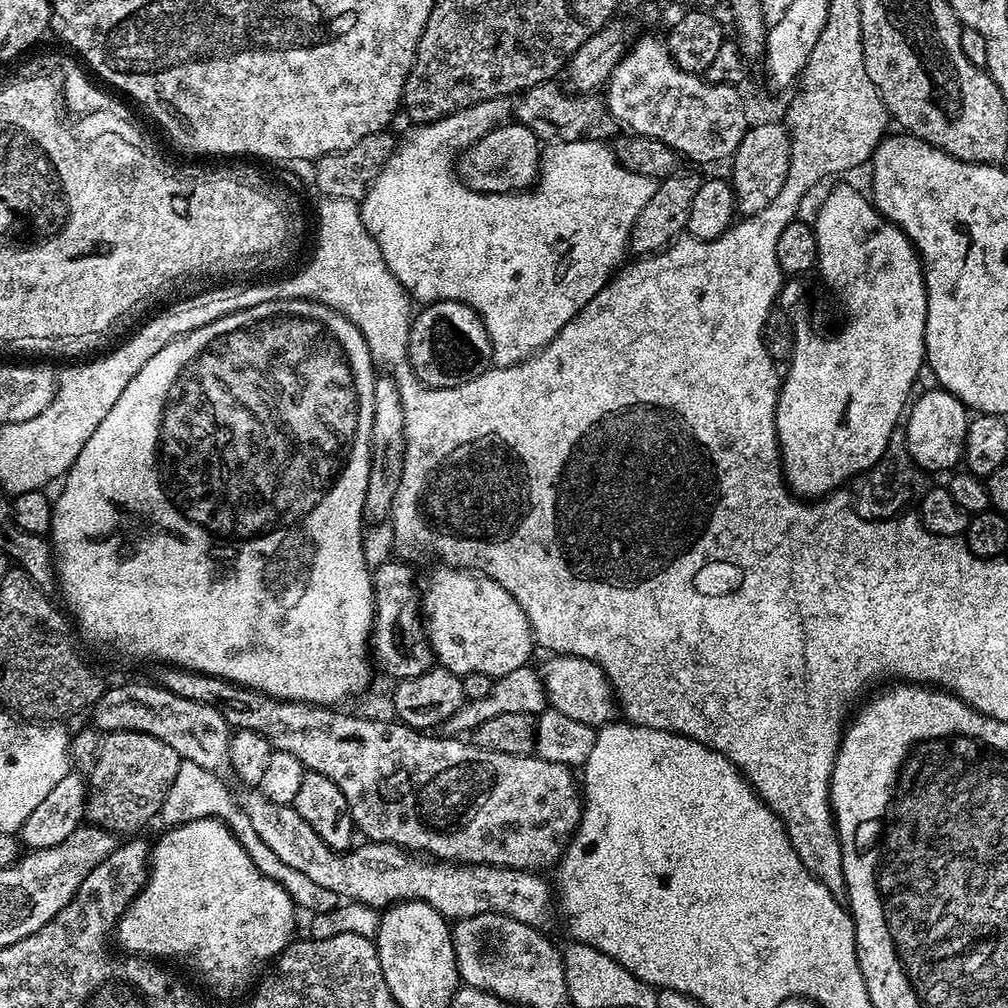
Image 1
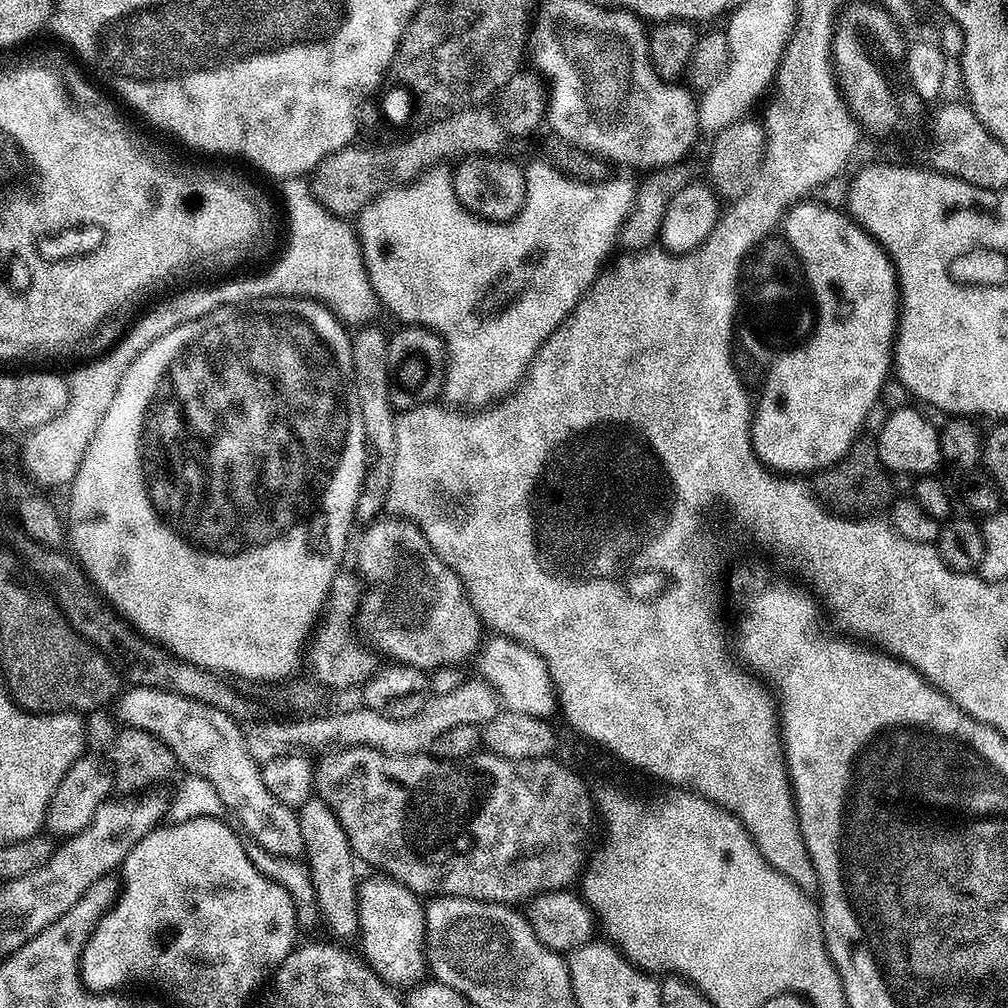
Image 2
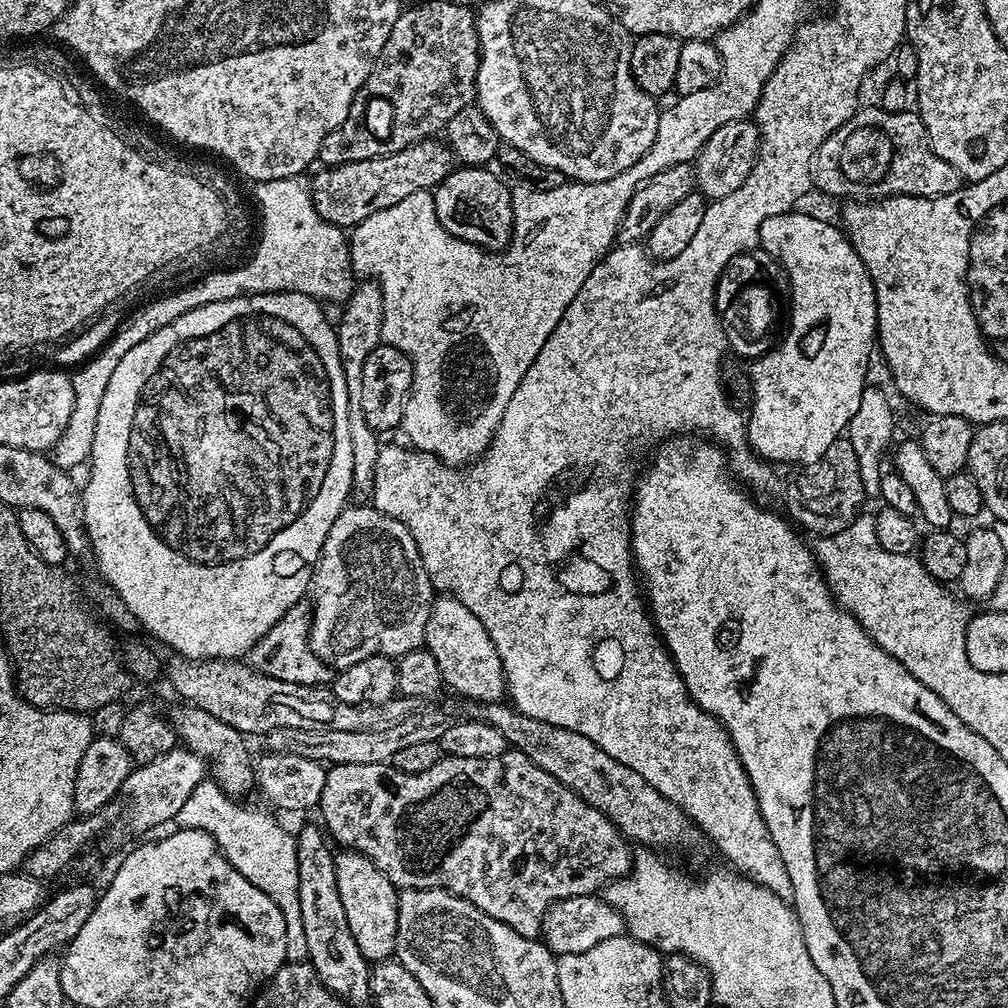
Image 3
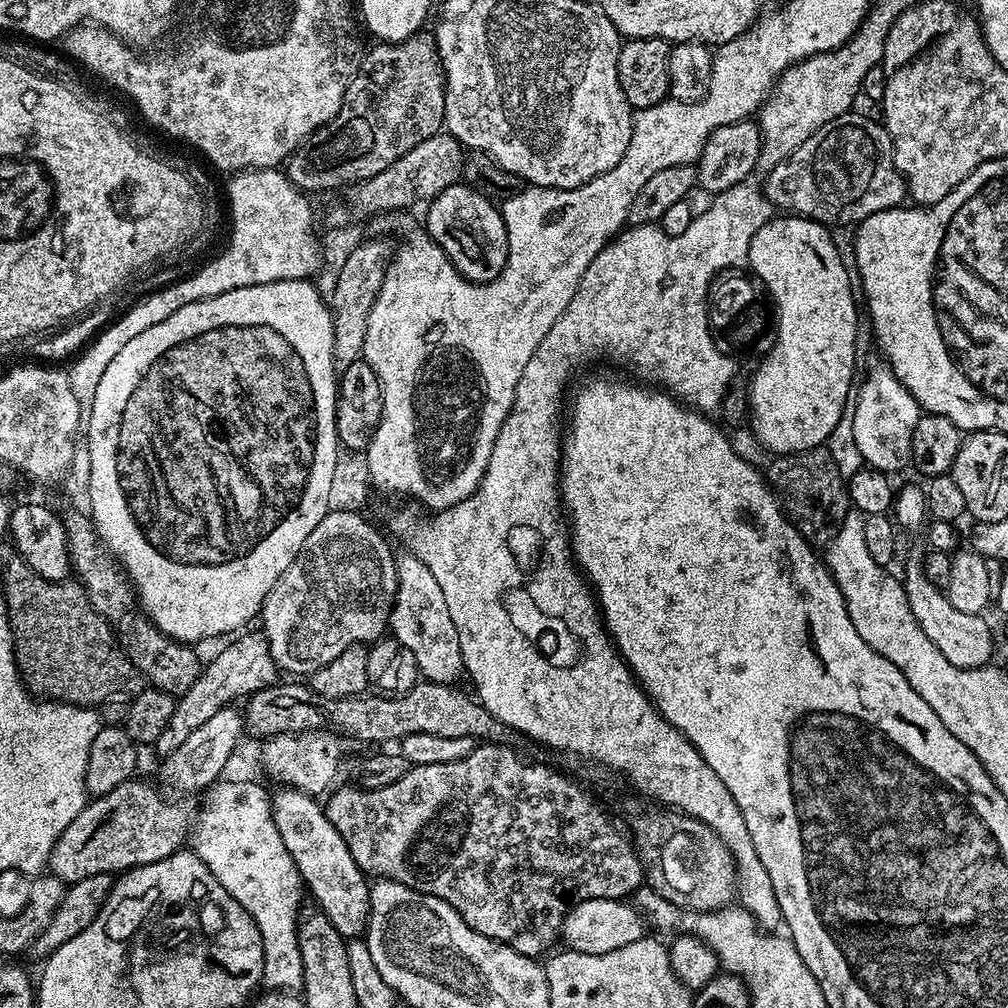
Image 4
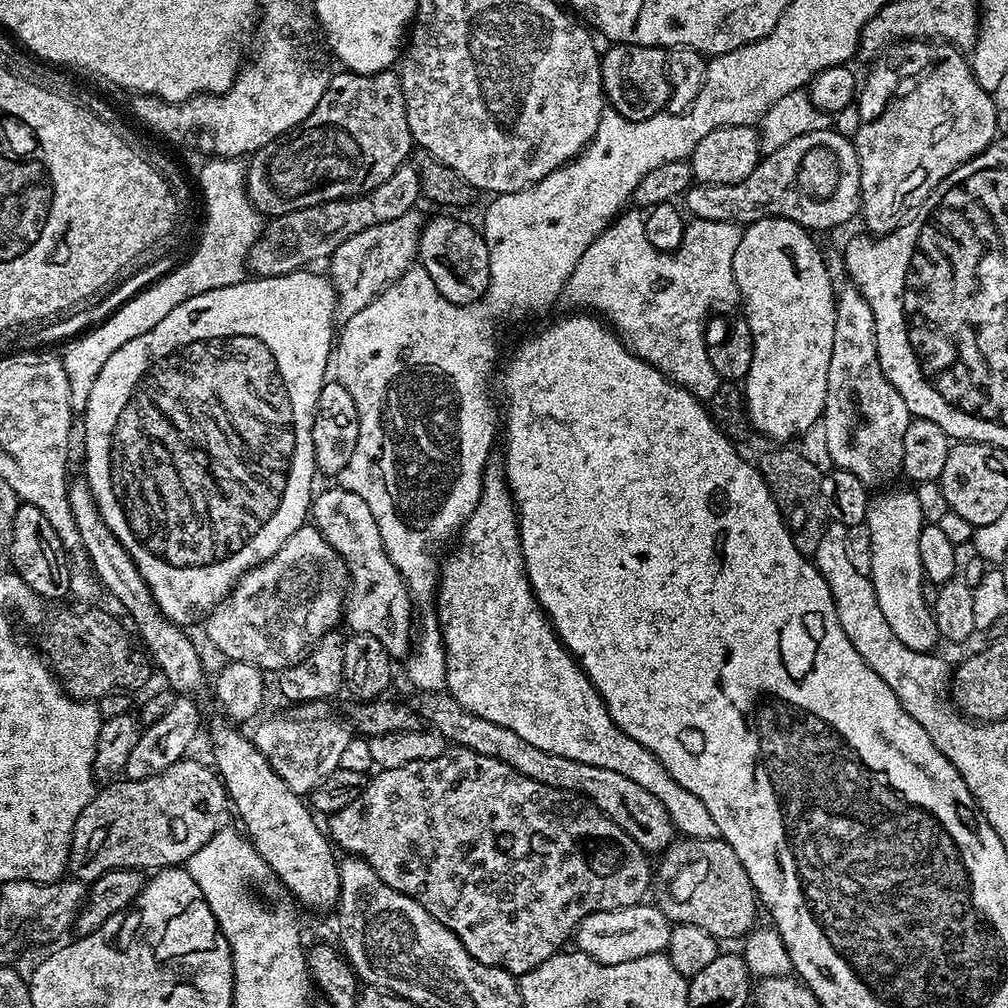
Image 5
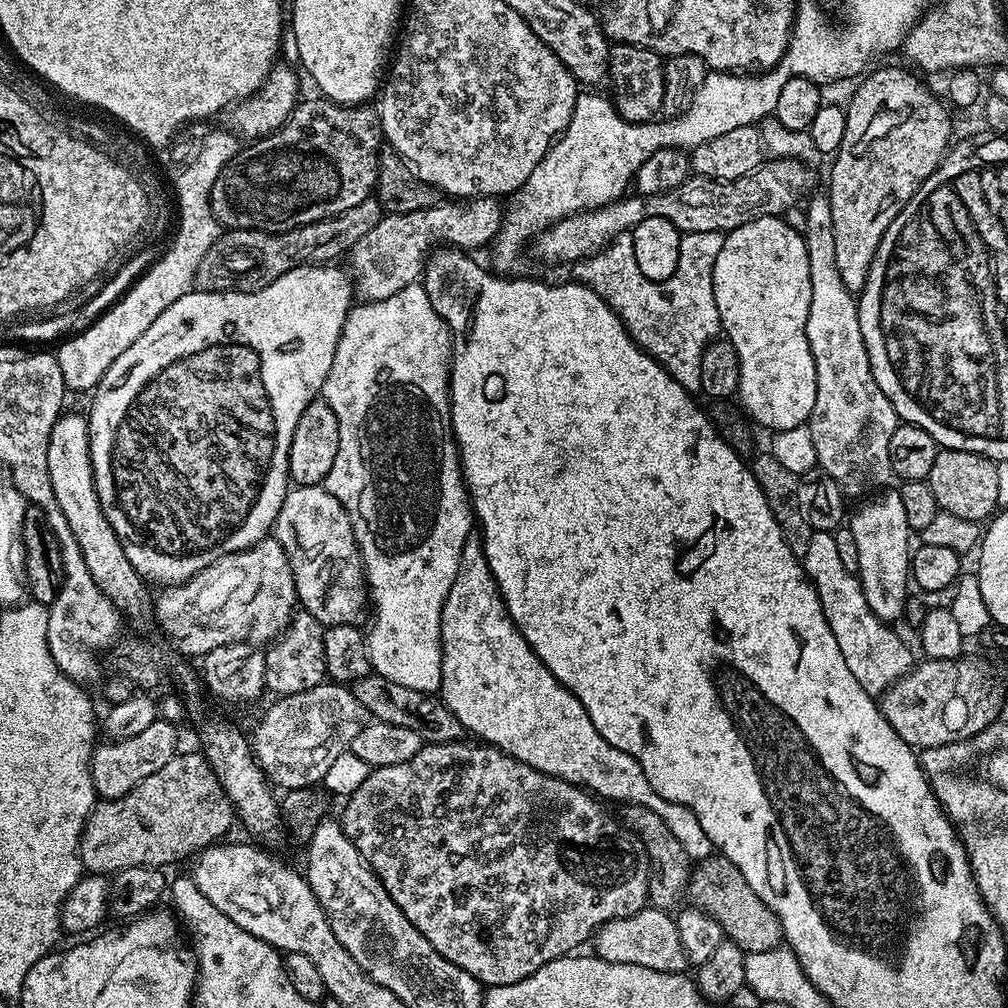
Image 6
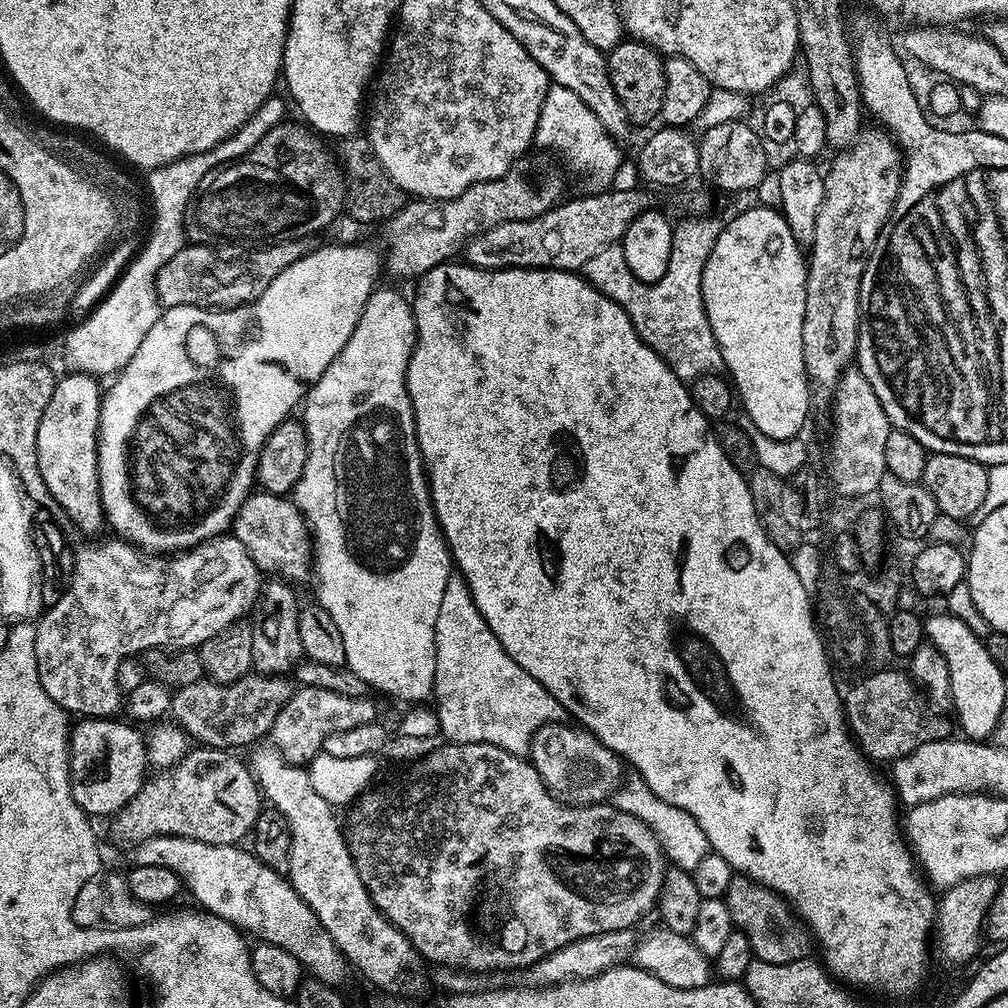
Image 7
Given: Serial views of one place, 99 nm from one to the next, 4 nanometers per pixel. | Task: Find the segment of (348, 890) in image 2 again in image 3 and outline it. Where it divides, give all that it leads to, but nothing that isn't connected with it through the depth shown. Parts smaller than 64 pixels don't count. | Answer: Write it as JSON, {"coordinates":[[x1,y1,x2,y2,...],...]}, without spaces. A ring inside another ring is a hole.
{"coordinates":[[304,828,296,836,298,906,302,906,302,930,306,934,307,963,312,965,321,982,341,1000,349,1005,367,1005,370,1000,370,964,358,950,358,942,354,942,350,926,346,926,346,910,342,907,342,898,338,898,334,852,333,849,328,849,329,841,325,833,317,828]]}

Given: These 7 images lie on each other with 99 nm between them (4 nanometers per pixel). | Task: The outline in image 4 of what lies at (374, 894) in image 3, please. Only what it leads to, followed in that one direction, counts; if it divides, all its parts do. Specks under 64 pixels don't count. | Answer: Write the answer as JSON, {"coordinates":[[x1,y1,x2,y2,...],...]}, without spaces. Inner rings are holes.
{"coordinates":[[281,787,280,792,271,793,272,821,282,834,282,846,294,860,303,887,308,892,316,907,321,908,330,918,330,926,338,930,345,938,356,938,365,931,368,923,368,890,369,877,354,862,342,834,334,830,328,820,328,813,323,807,315,804,313,797,297,788]]}

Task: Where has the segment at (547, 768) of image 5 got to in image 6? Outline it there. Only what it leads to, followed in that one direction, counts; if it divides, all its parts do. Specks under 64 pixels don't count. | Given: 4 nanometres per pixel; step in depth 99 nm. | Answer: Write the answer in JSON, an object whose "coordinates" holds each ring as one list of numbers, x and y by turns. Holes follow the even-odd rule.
{"coordinates":[[369,672,350,687,365,713,375,721,384,721,388,725,403,726,406,729,414,730,427,743,449,744,455,743,463,737,464,731,461,723,454,718,444,702,435,695,410,690,401,684,390,682,388,678,375,672],[625,804,622,811,624,811,624,816,622,815,624,827,640,839,648,855,650,865,648,904,667,913,679,909,688,890,688,879,692,877,694,862,686,854,682,842,678,842,678,838,674,838,674,834,670,834,666,822,662,818,658,818,658,814,654,814,654,810,646,810,646,806,637,804]]}

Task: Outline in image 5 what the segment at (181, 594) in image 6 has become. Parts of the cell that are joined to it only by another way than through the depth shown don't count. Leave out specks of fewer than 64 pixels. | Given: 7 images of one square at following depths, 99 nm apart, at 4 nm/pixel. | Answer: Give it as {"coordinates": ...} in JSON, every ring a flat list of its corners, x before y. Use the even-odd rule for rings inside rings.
{"coordinates":[[317,527,299,528,280,547,278,554,251,568,233,588,232,595,219,608,207,613,203,624,209,642,226,656,224,658,255,664,269,673,276,674,294,666,326,633,337,627,336,623,341,623,341,593,320,592,324,560,333,556,331,545],[311,568,312,573,304,576]]}

